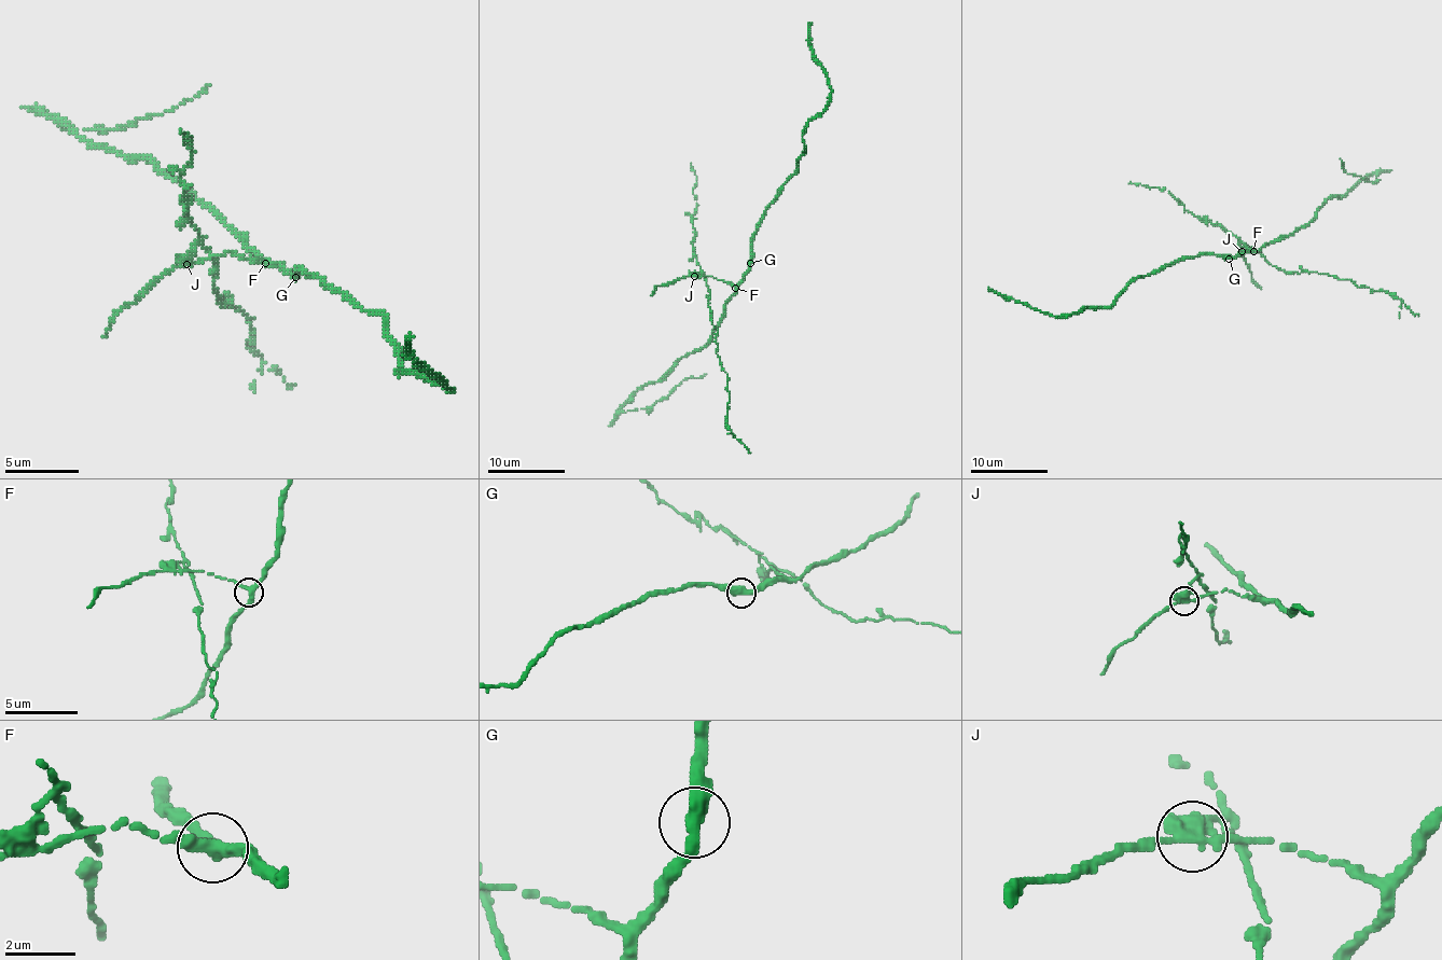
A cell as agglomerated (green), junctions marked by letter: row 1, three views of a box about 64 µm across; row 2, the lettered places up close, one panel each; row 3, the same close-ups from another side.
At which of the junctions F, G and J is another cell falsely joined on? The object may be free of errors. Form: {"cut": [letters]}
{"cut": ["J"]}

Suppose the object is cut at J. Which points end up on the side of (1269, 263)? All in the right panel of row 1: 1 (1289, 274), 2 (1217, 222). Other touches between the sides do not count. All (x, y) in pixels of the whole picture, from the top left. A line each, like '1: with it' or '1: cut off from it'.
1: with it
2: with it

